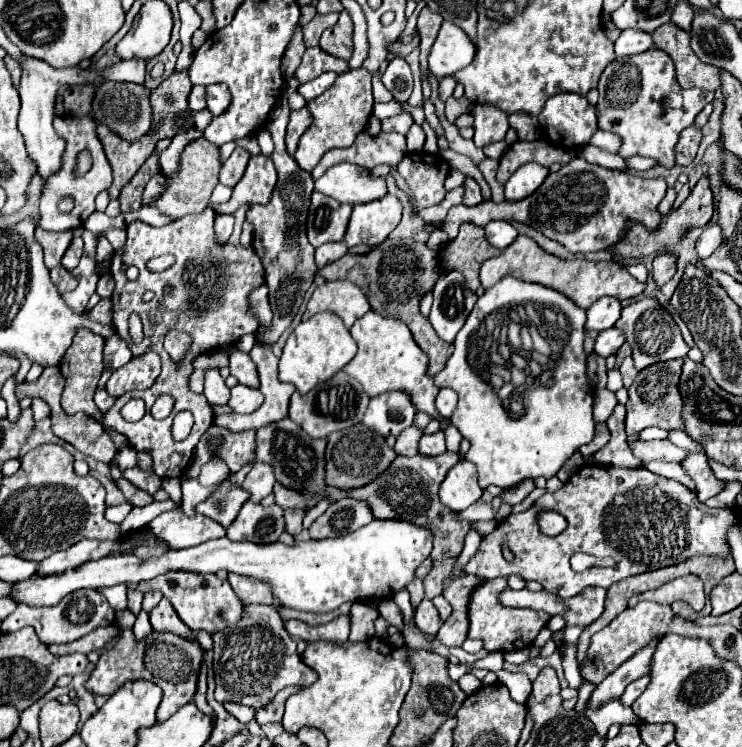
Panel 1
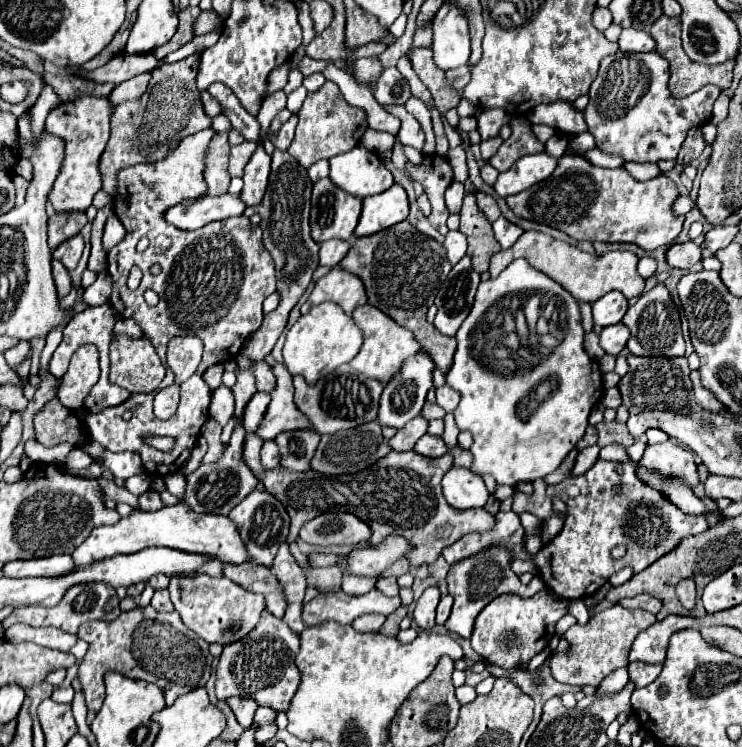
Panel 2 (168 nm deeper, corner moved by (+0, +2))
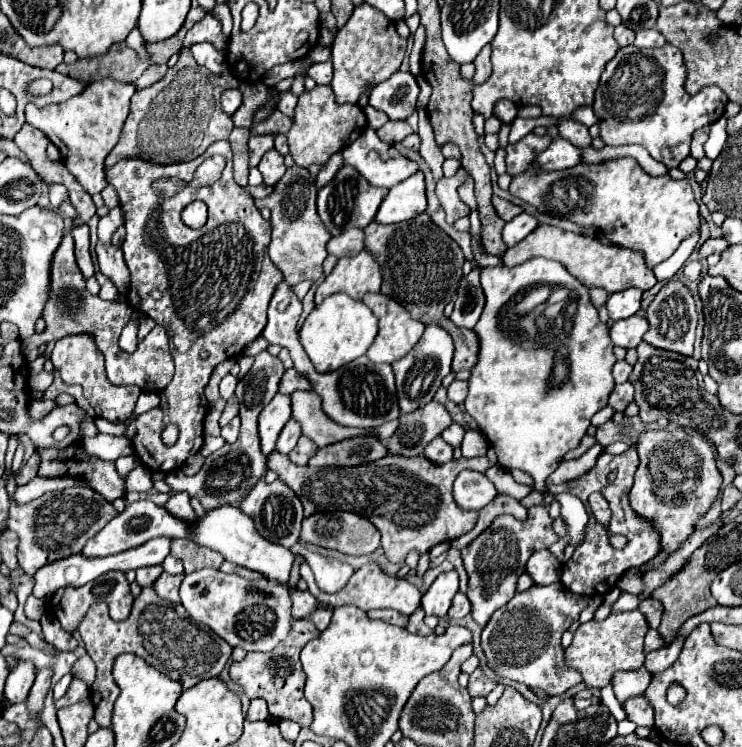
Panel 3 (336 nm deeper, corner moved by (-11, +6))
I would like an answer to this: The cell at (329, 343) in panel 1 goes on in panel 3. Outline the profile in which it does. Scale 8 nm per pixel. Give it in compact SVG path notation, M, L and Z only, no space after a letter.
M332 294L316 306L300 328L300 344L318 372L332 372L340 366L360 358L372 346L378 334L378 318L374 312L348 294Z

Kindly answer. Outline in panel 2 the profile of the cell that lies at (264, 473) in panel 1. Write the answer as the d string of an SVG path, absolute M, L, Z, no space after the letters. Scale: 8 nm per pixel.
M265 440L261 448L261 464L265 468L275 468L279 464L279 446L275 440Z

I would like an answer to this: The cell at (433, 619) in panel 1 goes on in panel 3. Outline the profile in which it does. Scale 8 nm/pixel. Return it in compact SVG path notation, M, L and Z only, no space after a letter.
M452 570L452 572L440 574L434 580L434 584L428 588L428 592L422 596L424 612L428 616L434 614L438 618L444 618L456 592L458 592L458 572Z

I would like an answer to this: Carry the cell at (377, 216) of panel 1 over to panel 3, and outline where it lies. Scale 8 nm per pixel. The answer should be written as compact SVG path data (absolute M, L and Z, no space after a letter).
M422 172L412 174L398 186L390 188L384 202L378 208L376 222L380 224L396 224L410 220L426 210L426 194L424 194L424 176Z

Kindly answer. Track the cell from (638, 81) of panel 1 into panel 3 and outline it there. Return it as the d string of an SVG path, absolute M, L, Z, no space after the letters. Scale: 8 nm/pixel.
M626 46L606 64L594 98L594 114L606 144L640 144L654 160L666 168L676 168L690 154L694 130L724 116L726 102L726 94L716 86L706 86L696 96L684 92L684 62L676 46L644 50Z

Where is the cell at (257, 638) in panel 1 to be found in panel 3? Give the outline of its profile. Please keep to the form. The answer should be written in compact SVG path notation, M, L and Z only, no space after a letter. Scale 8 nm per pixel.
M308 618L294 620L288 638L280 646L276 646L276 650L248 652L244 656L244 660L232 662L230 678L238 686L242 686L242 690L246 692L248 698L264 698L268 702L268 710L274 718L286 718L286 720L298 722L300 726L308 726L312 722L312 706L308 704L308 700L304 696L304 678L306 676L304 676L304 670L300 664L300 650L306 646L306 642L310 642L318 634L320 632Z

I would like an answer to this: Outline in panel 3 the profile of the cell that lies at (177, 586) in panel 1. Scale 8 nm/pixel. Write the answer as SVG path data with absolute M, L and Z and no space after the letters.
M202 568L184 576L180 584L180 598L182 606L188 610L194 622L214 630L232 648L240 646L248 652L270 652L290 632L292 602L288 588L272 584L264 578L246 580L238 574L224 574L214 568Z

